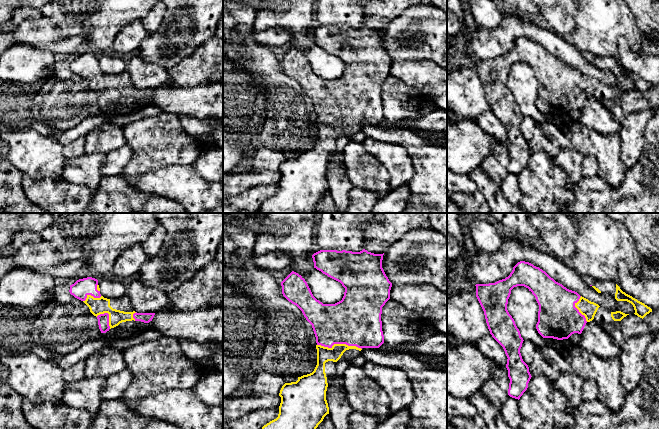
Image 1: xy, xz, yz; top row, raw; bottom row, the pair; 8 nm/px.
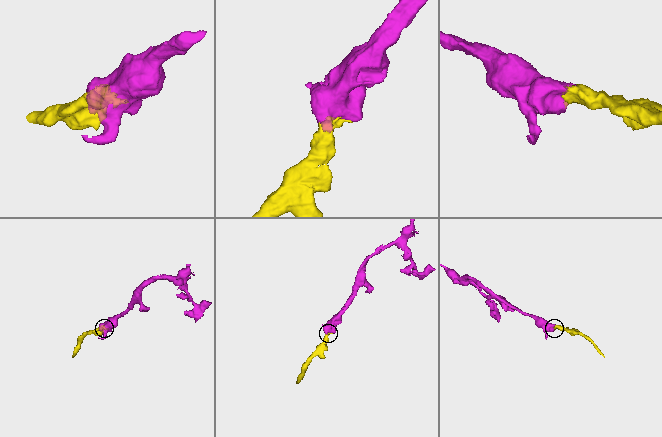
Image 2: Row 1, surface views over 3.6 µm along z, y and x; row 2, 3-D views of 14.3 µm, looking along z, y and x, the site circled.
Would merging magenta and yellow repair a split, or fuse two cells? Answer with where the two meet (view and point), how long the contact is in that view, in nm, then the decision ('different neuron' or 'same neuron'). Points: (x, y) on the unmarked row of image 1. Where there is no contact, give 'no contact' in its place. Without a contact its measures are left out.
xz (339, 119) | 360 nm | same neuron

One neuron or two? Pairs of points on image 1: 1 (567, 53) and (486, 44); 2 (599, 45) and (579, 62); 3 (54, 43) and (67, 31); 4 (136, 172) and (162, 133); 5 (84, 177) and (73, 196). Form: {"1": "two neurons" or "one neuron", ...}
{"1": "one neuron", "2": "two neurons", "3": "two neurons", "4": "one neuron", "5": "two neurons"}

